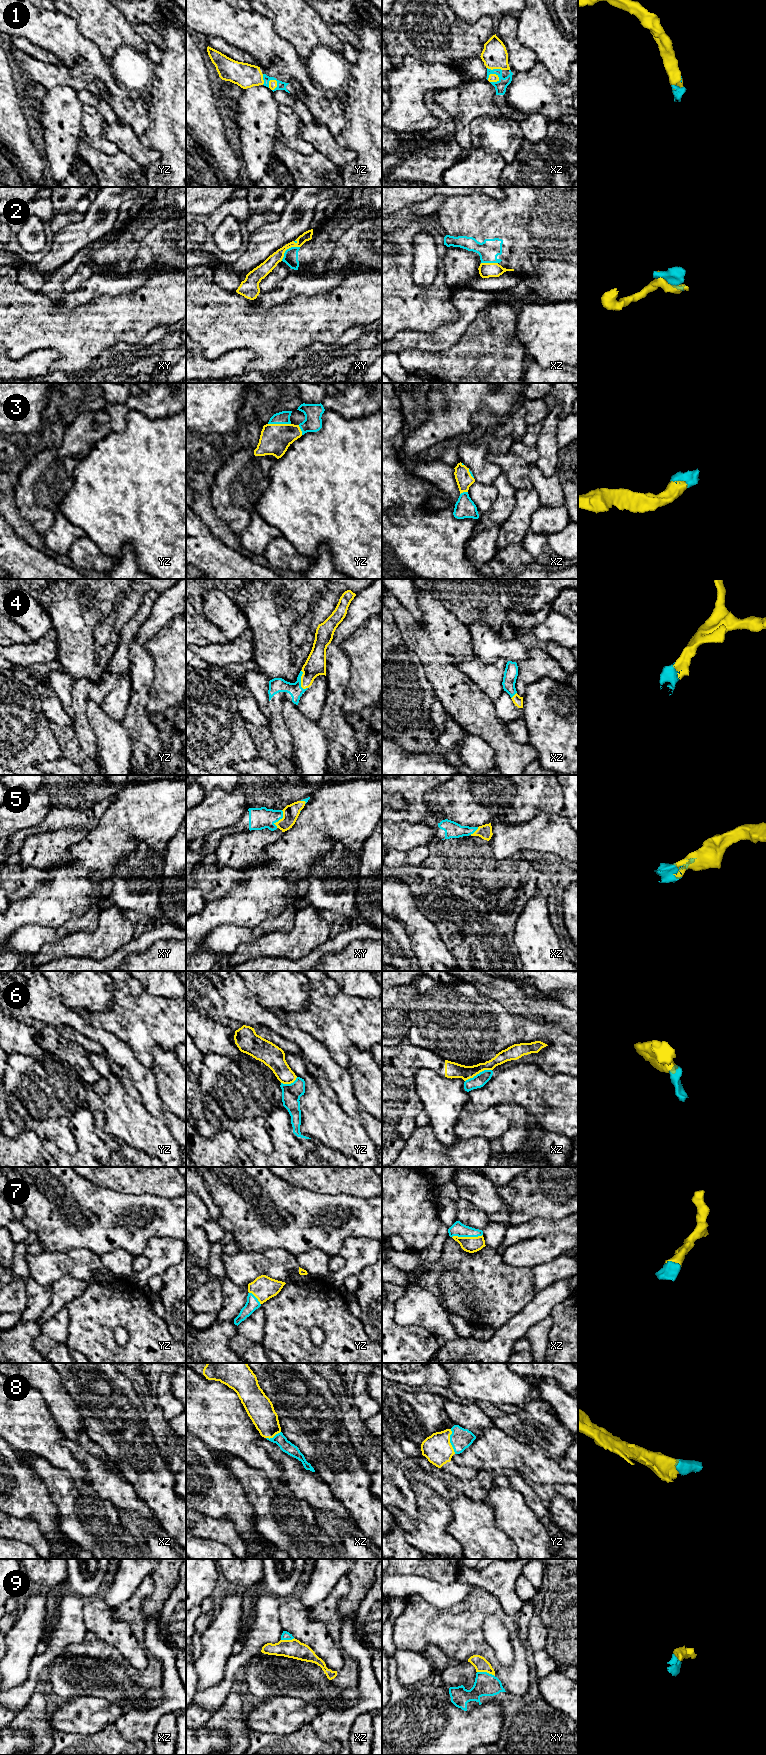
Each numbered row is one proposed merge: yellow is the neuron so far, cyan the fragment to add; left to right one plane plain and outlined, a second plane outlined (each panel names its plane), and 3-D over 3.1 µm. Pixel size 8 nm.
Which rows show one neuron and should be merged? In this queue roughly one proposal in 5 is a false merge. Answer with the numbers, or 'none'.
1, 3, 4, 5, 7, 8, 9

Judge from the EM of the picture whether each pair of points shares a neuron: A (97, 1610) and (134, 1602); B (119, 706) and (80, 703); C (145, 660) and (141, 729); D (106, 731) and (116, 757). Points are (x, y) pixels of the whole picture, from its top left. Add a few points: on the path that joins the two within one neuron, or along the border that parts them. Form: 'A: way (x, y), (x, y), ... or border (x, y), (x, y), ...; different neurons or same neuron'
A: border (111, 1607), (112, 1614), (116, 1619), (129, 1623); different neurons
B: border (115, 684), (106, 694), (101, 704); different neurons
C: way (142, 677), (140, 683), (140, 712); same neuron
D: way (111, 737), (113, 751); same neuron

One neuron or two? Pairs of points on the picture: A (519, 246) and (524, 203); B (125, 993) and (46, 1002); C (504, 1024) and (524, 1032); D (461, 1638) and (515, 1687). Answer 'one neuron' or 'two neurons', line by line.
A: one neuron
B: two neurons
C: one neuron
D: one neuron

